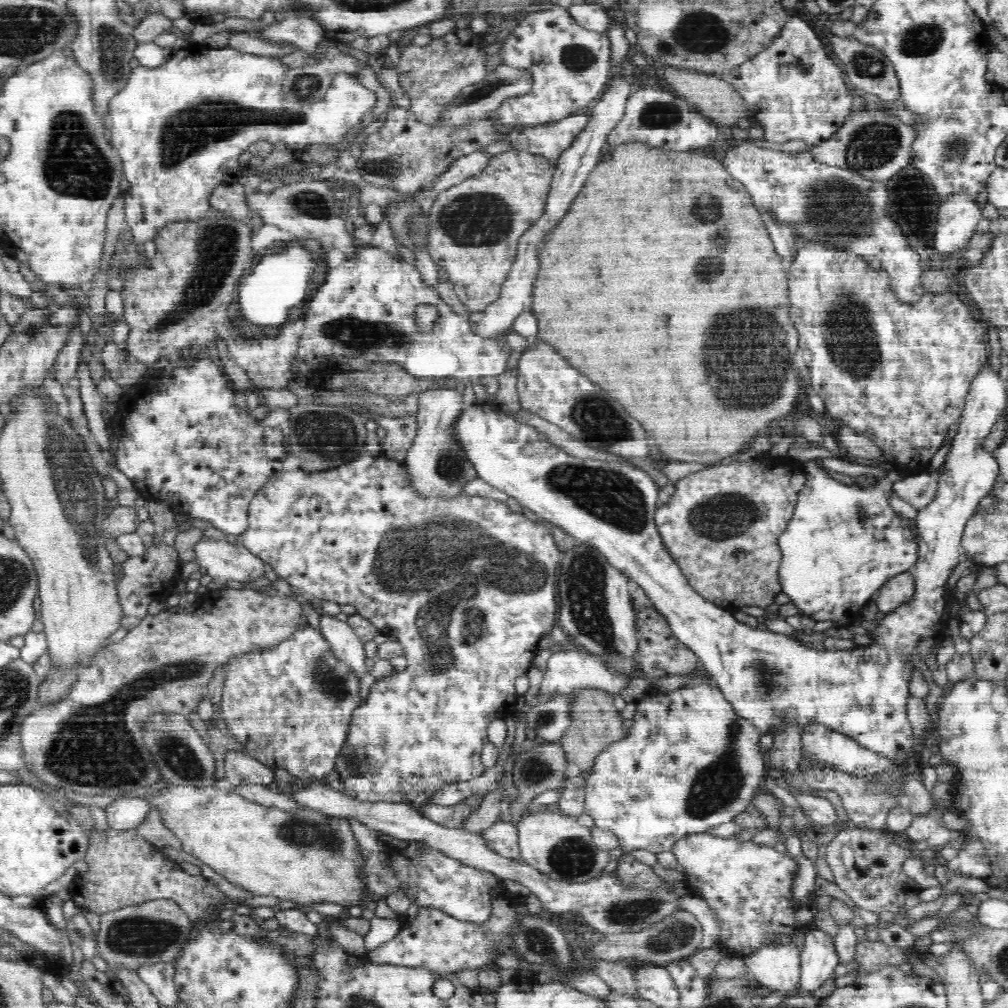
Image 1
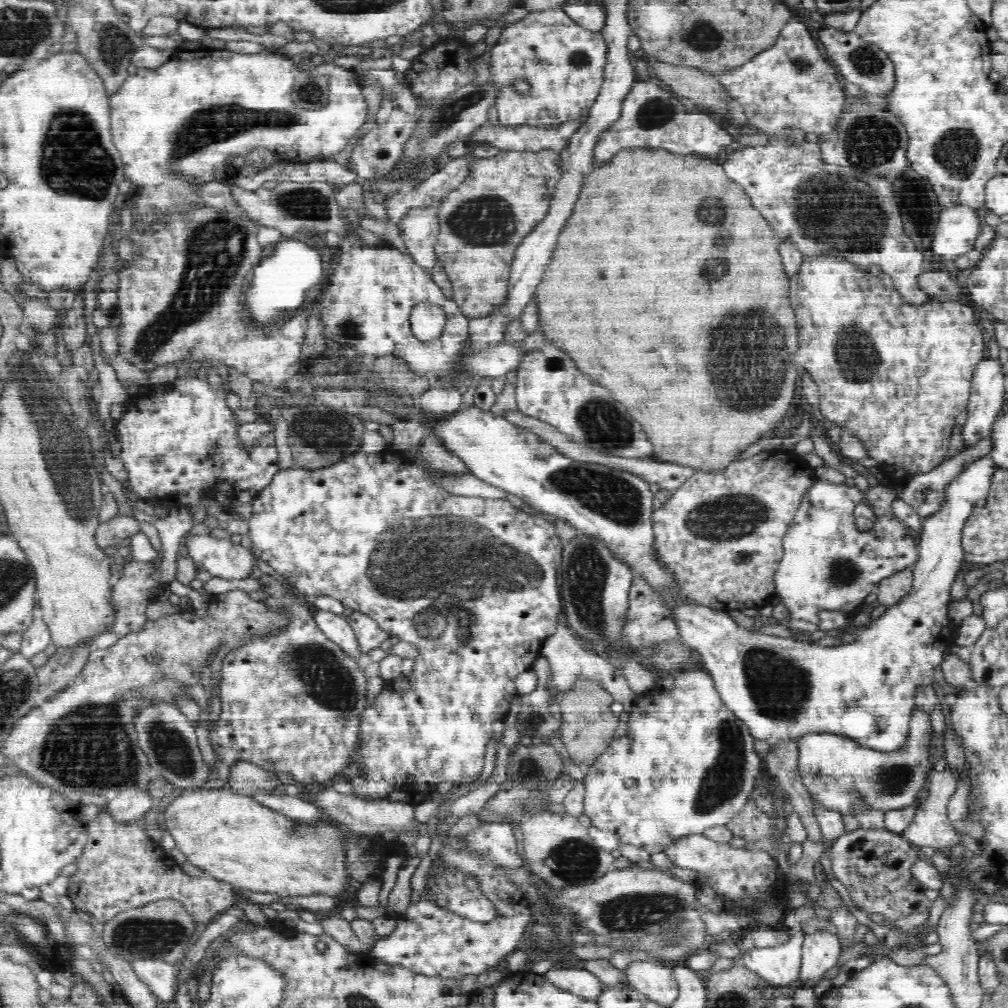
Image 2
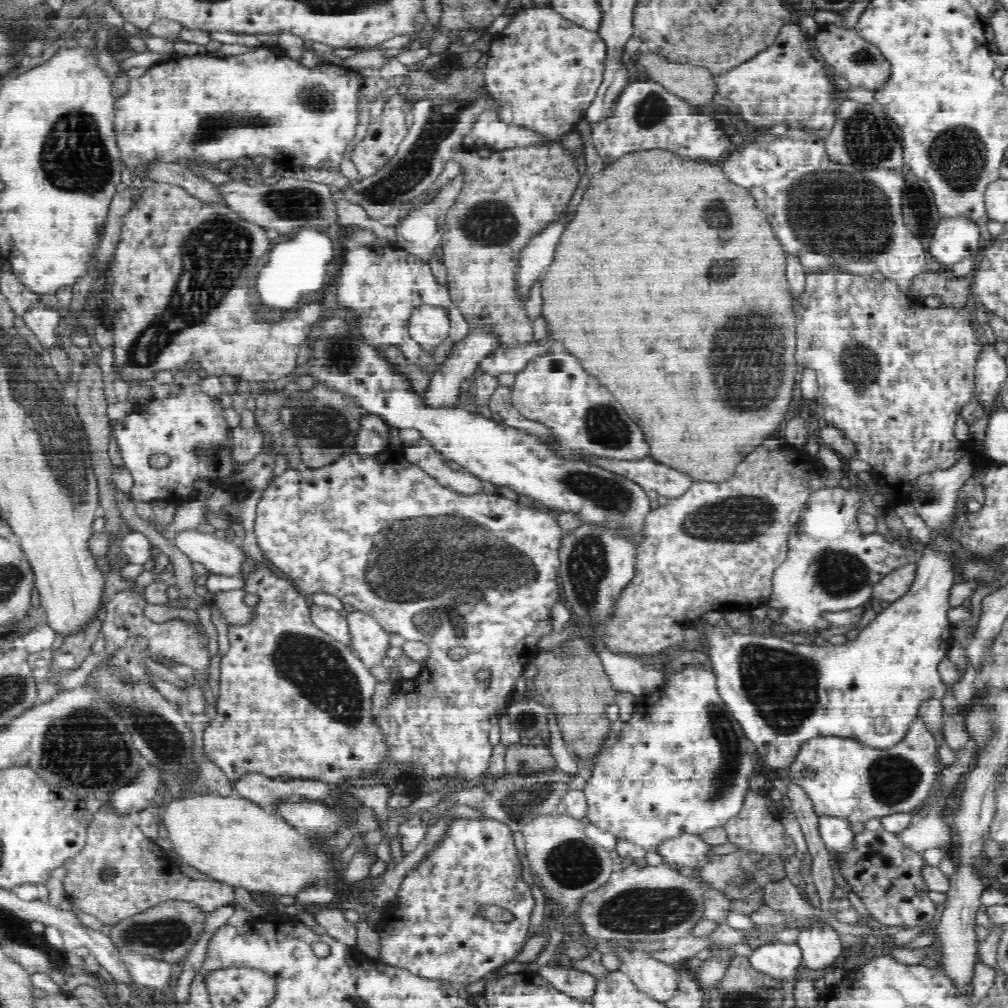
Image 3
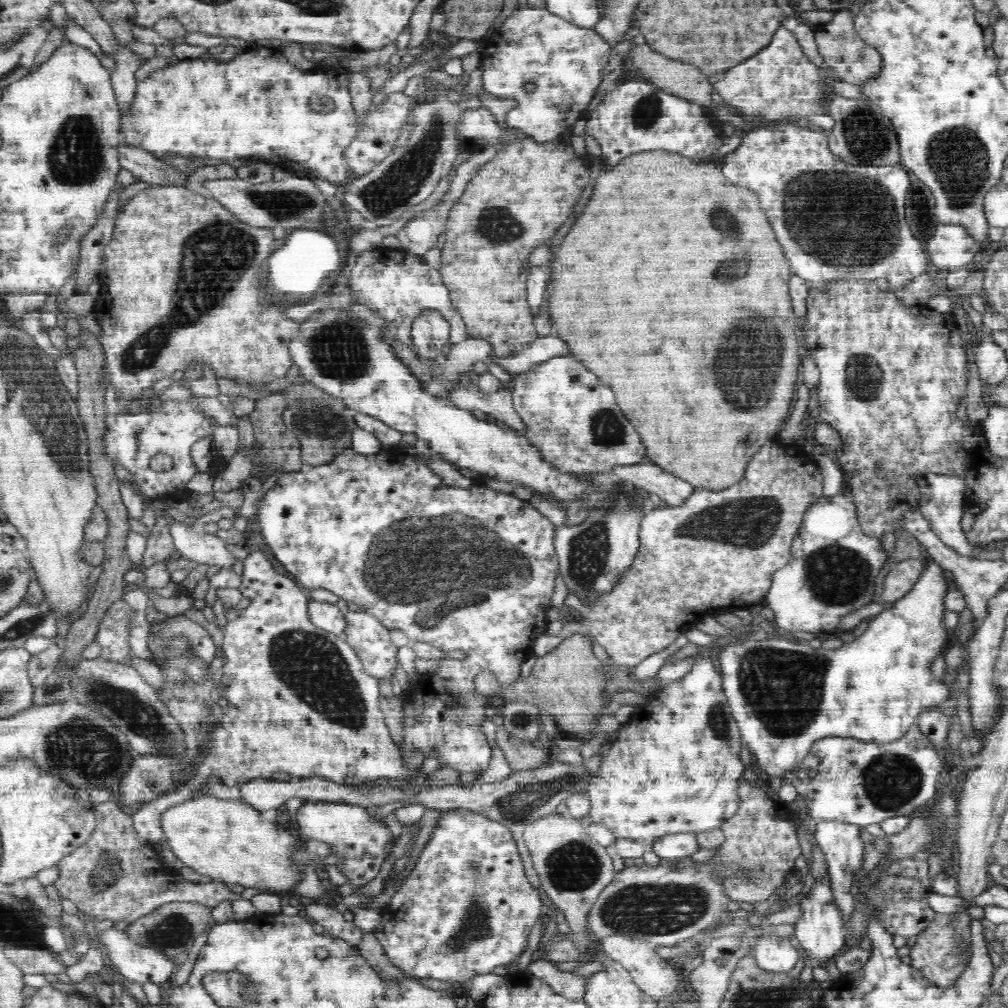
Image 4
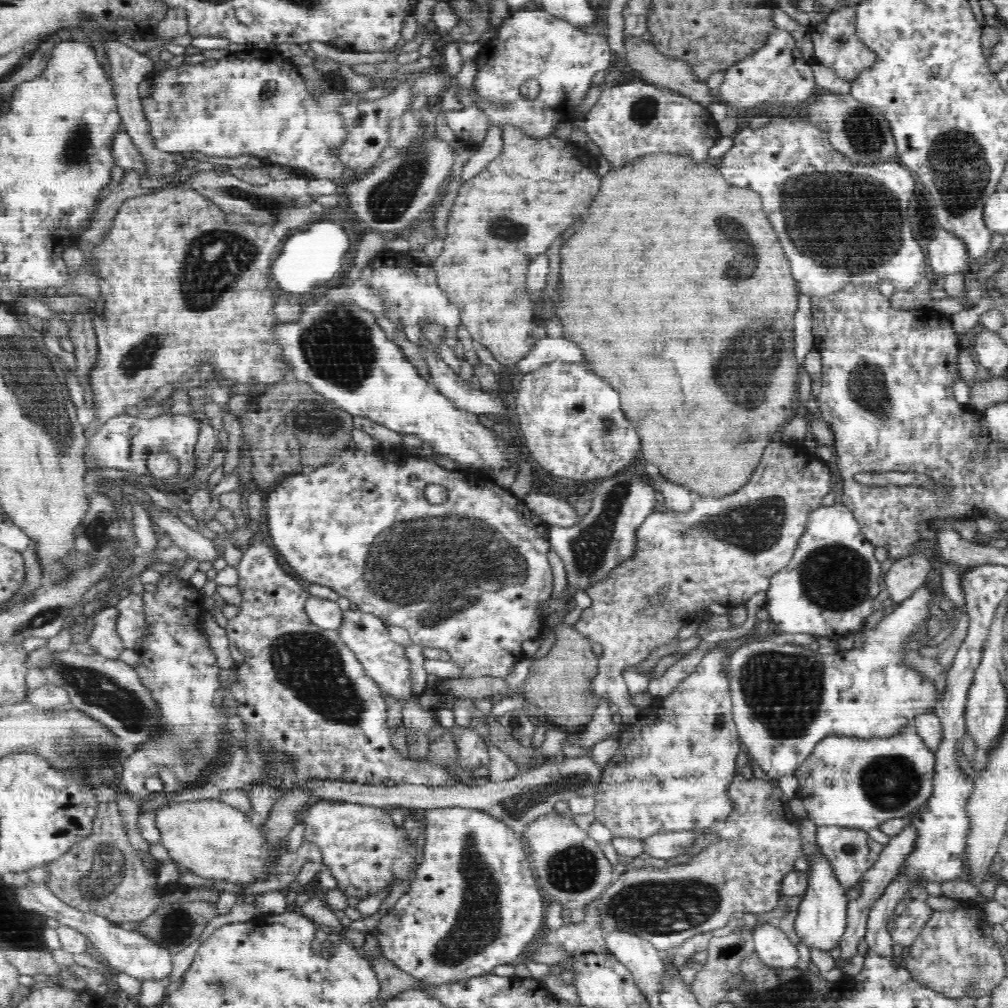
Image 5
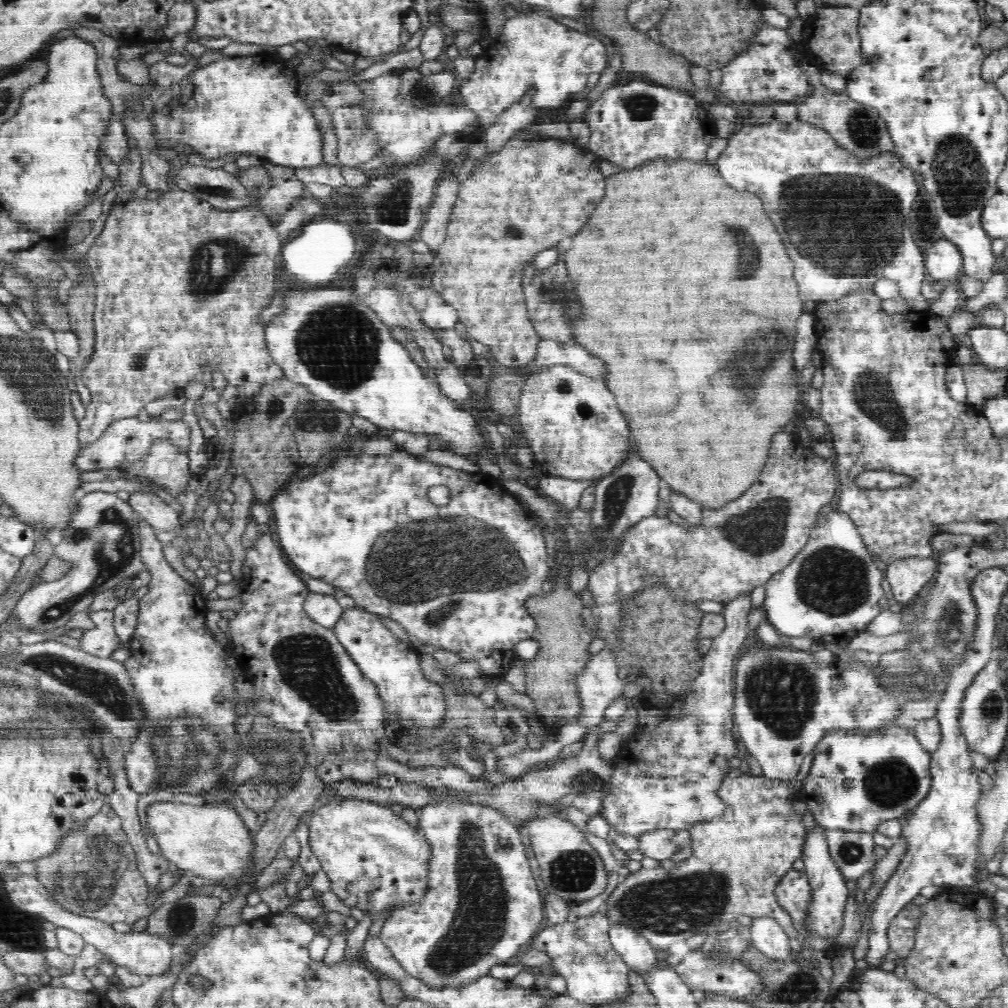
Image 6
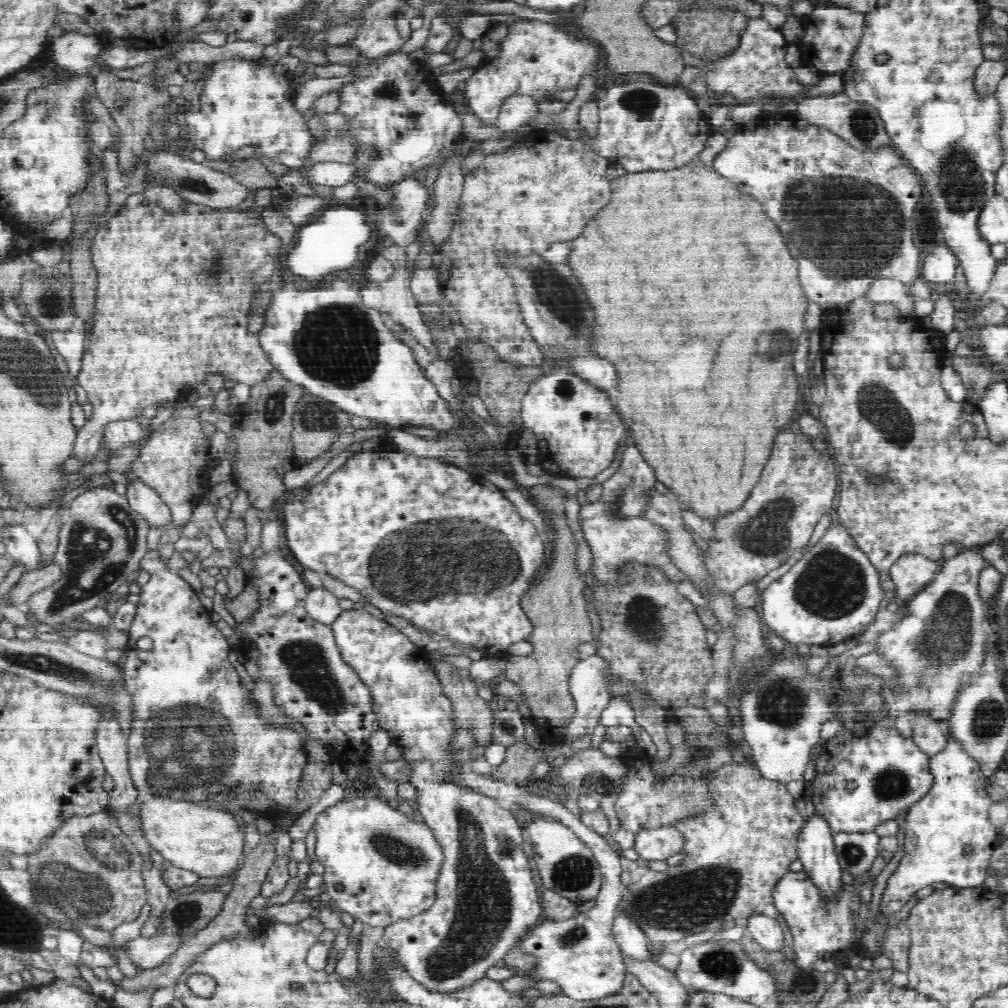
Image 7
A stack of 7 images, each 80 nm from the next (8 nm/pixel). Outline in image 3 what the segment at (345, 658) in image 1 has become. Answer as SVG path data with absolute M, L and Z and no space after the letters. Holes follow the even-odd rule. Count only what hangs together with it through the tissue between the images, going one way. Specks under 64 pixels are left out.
M313 604L310 606L310 614L317 628L351 648L351 634L345 613Z

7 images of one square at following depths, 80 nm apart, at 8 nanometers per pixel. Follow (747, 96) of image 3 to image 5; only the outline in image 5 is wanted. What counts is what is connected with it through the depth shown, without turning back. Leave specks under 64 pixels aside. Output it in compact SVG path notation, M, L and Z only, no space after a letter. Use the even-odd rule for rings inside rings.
M777 28L769 34L768 40L748 57L738 61L736 65L724 70L724 78L719 86L719 95L725 104L754 108L760 104L797 108L811 100L816 90L815 76L811 66L802 60L802 53L796 47L792 34Z

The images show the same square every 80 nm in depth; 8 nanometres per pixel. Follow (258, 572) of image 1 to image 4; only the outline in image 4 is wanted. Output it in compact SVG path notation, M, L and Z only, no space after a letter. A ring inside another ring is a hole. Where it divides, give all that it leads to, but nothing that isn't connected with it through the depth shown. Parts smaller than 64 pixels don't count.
M175 520L170 523L169 531L177 552L184 558L222 569L238 568L237 559L228 553L226 541L216 534L195 532L192 526Z

